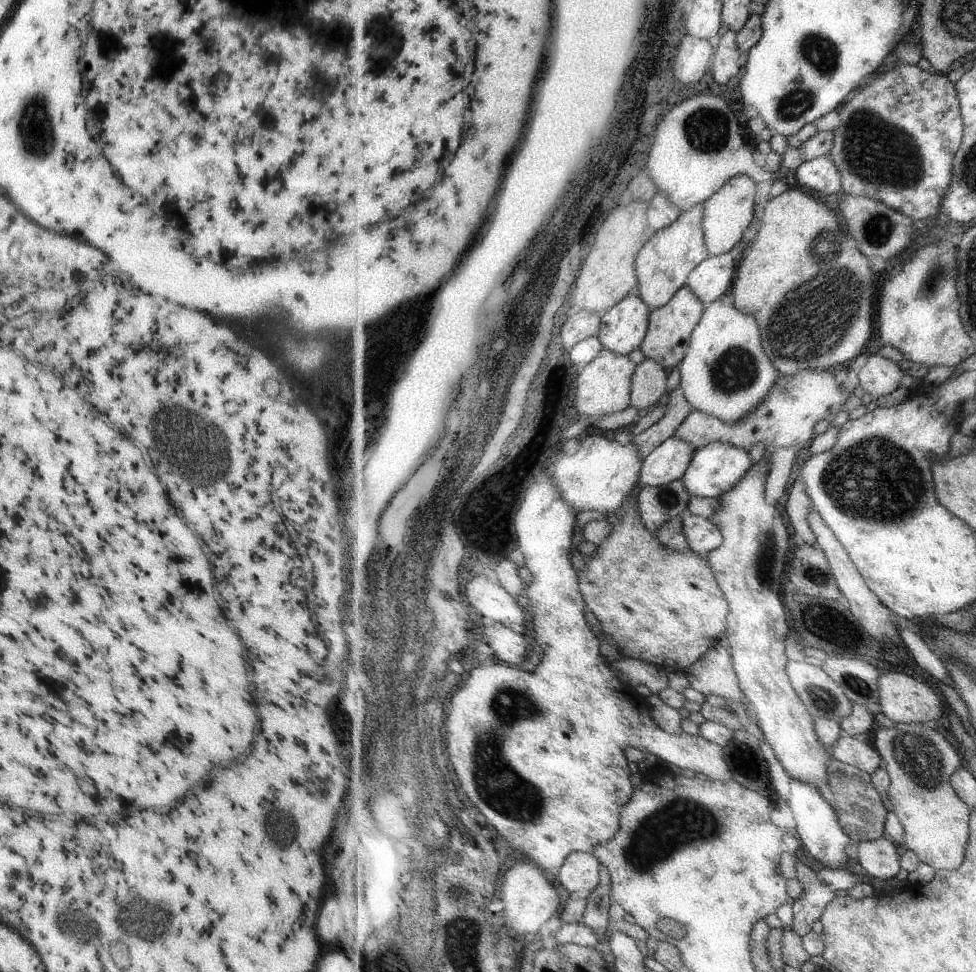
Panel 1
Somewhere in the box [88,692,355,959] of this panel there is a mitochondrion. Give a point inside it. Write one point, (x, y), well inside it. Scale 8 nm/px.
(135, 930)

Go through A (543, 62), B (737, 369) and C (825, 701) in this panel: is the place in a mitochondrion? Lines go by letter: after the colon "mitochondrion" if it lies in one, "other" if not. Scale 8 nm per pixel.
A: other
B: mitochondrion
C: mitochondrion

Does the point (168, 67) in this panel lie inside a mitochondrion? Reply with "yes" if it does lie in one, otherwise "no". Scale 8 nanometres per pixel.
no

